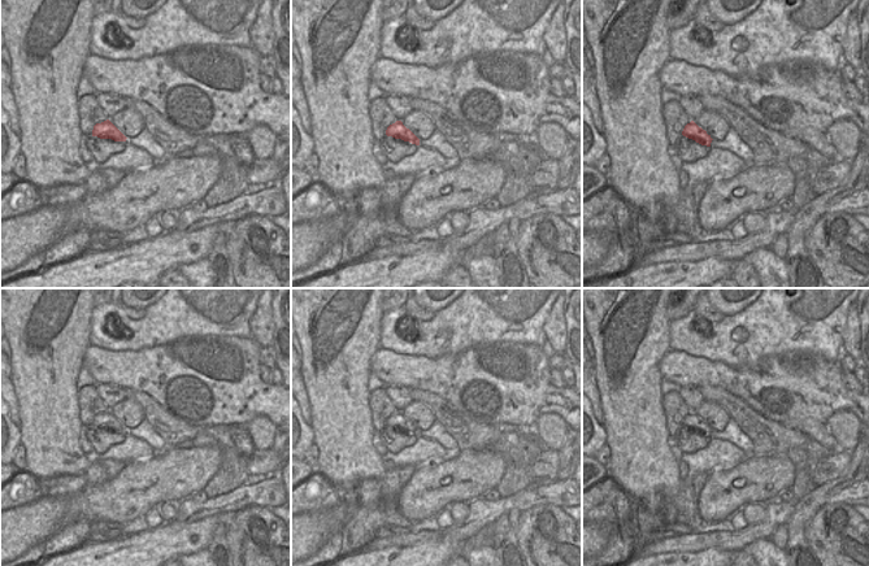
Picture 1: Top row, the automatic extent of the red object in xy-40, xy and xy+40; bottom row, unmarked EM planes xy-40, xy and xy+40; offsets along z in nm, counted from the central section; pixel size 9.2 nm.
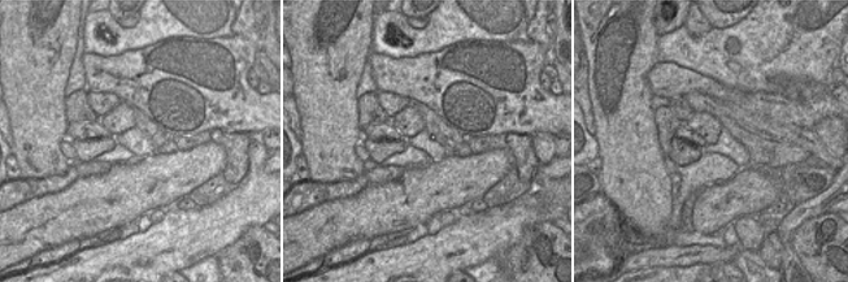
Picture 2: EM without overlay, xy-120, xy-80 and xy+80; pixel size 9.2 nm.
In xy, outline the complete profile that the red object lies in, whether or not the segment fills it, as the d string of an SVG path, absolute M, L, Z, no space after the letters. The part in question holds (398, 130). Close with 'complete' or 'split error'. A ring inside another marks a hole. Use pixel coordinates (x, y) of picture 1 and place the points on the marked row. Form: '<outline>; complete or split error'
M396 121L390 125L386 130L386 135L420 145L420 139L409 129L407 129L401 121Z; complete

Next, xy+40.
M694 121L685 126L682 135L707 147L711 147L711 143L713 140L711 135L708 135L707 131L699 127Z; complete

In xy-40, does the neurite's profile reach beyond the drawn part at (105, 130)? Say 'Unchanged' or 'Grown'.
Unchanged

